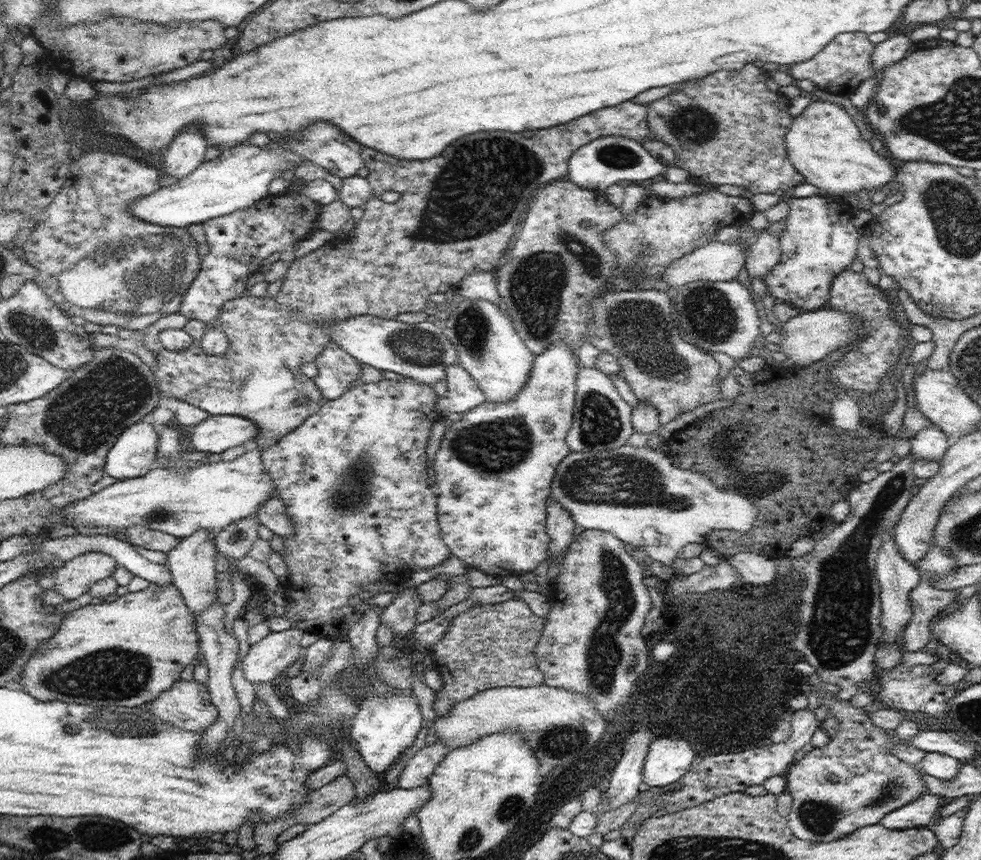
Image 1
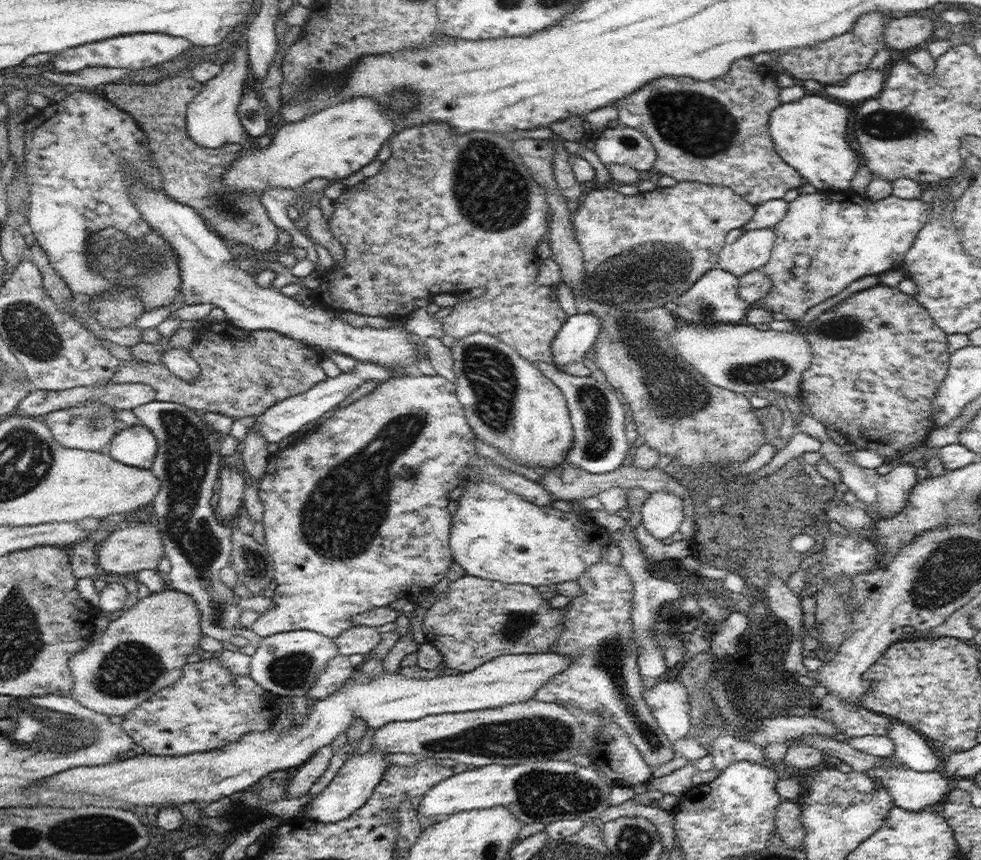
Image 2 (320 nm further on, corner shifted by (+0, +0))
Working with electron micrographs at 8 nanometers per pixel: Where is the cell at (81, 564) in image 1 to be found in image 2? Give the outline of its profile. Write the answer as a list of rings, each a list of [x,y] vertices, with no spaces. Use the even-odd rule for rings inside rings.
[[[154,522],[124,524],[112,531],[106,540],[96,547],[96,566],[100,573],[124,574],[138,573],[139,570],[158,570],[160,559],[165,557],[164,545],[159,526]]]

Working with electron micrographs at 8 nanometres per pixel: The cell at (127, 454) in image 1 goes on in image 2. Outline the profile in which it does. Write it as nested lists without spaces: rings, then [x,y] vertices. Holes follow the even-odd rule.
[[[137,424],[117,432],[111,443],[110,456],[114,461],[130,467],[152,467],[158,444],[154,434],[146,426]]]

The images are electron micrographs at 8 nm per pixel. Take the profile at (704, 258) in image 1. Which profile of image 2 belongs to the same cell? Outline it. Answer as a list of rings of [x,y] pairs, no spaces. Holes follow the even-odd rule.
[[[774,228],[744,232],[734,244],[725,244],[720,251],[717,268],[727,270],[740,278],[763,267],[770,258],[776,233]]]

